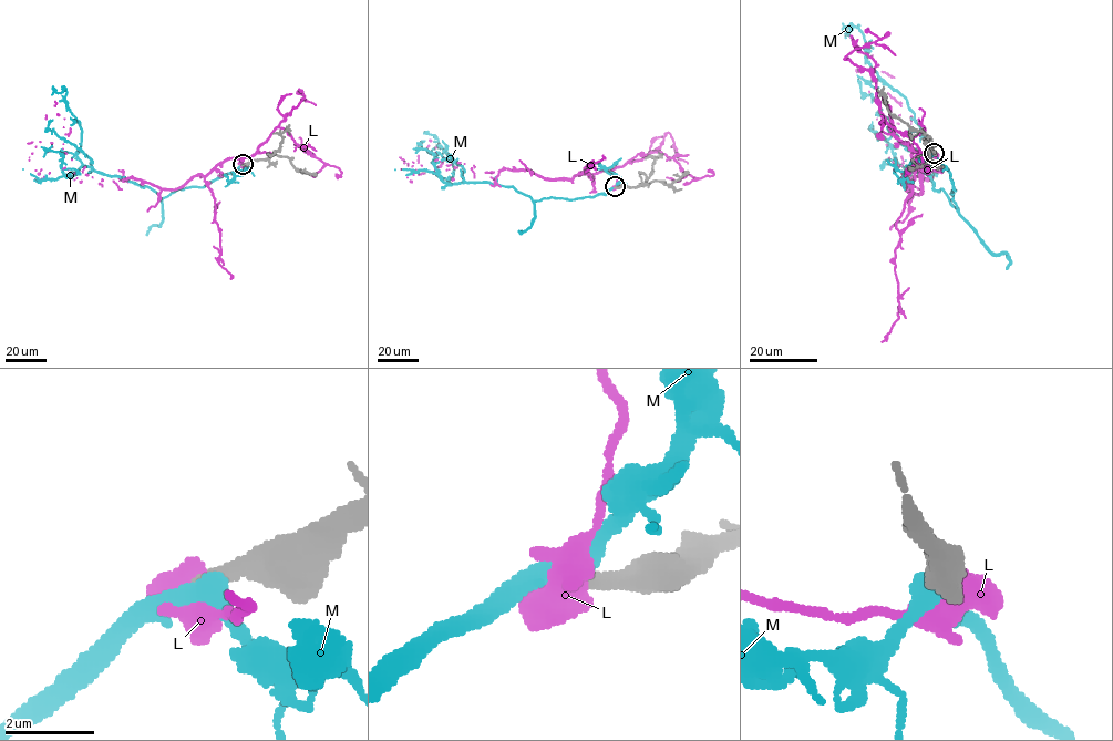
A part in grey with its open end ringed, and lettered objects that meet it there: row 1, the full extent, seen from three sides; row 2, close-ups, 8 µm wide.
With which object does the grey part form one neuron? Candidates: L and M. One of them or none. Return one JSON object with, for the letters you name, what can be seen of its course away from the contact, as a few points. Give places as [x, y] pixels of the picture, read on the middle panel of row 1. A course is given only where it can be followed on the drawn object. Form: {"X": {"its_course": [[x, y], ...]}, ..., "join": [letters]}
{"M": {"its_course": [[615, 187], [594, 196], [533, 201], [513, 186], [451, 184], [451, 157], [424, 131]]}, "join": ["M"]}

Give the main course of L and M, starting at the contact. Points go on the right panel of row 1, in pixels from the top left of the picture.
L: (935, 153), (907, 143), (911, 193), (886, 144), (910, 126), (878, 76), (894, 78)
M: (935, 153), (956, 208), (934, 188), (928, 143), (907, 100), (874, 70), (858, 29), (847, 34), (842, 23)

